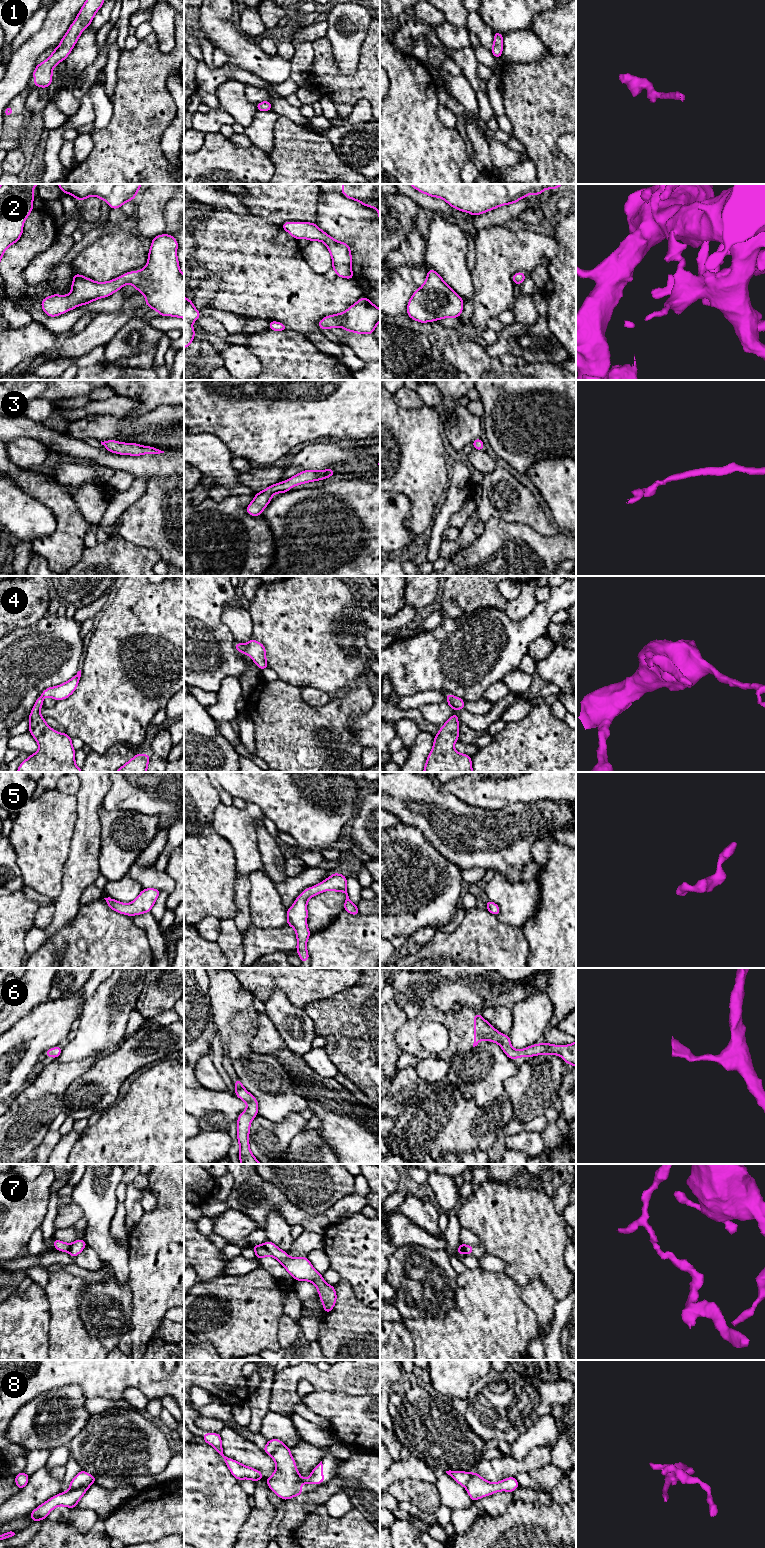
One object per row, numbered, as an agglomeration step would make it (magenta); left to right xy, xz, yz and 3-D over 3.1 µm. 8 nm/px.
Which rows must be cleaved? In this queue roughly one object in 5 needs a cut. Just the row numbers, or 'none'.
7, 8

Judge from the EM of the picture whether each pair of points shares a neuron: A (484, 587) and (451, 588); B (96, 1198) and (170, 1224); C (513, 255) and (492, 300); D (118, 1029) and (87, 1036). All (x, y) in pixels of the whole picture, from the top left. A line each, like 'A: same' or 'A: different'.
A: same
B: different
C: same
D: same

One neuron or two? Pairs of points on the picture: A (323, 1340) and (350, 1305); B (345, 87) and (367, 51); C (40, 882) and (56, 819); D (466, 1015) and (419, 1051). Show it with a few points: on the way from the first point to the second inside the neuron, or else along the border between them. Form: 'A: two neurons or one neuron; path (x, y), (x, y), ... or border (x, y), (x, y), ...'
A: one neuron; path (332, 1331), (349, 1314)
B: one neuron; path (354, 80), (367, 67), (367, 60)
C: one neuron; path (41, 866), (42, 835)
D: one neuron; path (447, 1017), (424, 1016), (413, 1027), (413, 1032)

